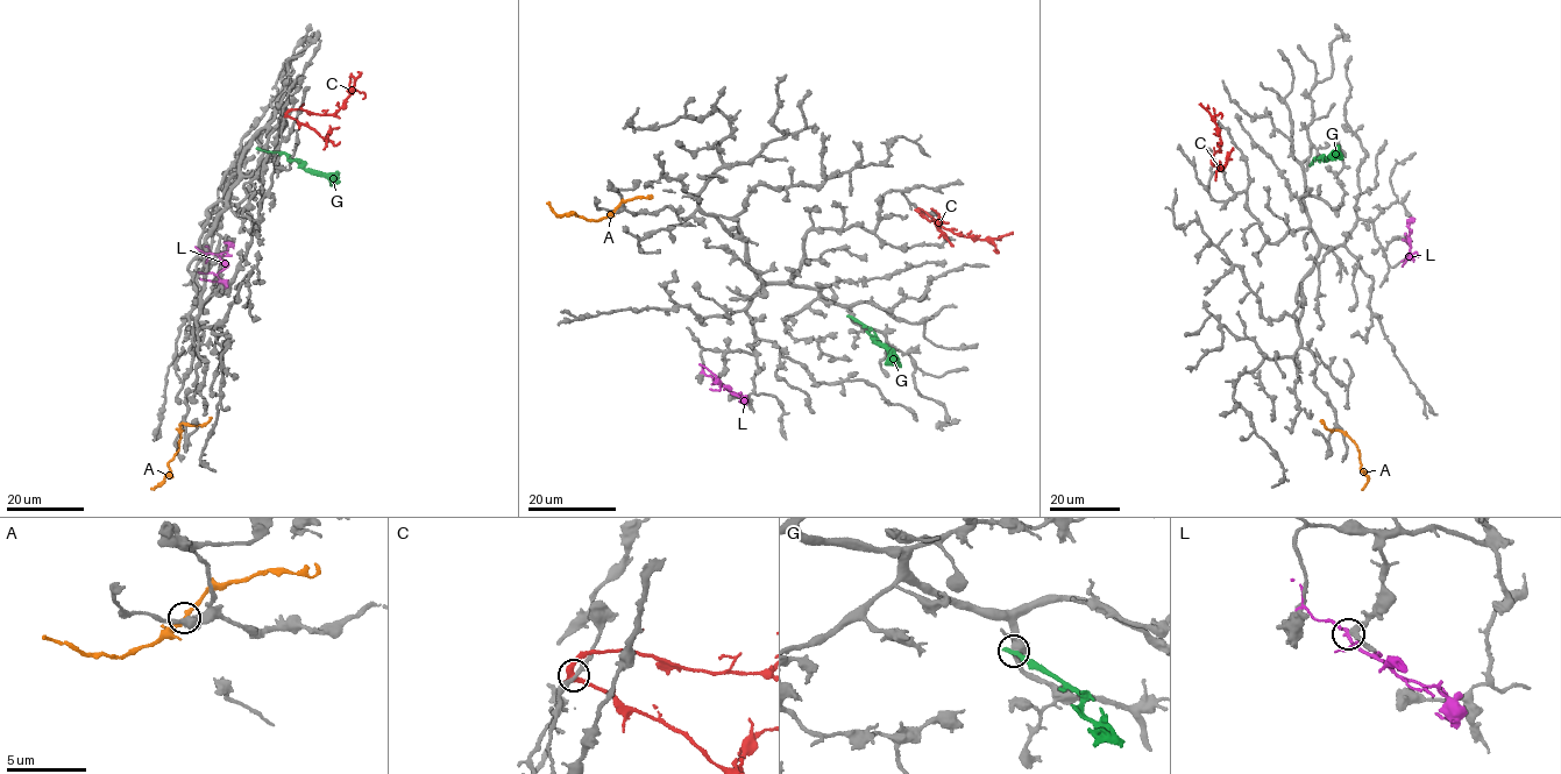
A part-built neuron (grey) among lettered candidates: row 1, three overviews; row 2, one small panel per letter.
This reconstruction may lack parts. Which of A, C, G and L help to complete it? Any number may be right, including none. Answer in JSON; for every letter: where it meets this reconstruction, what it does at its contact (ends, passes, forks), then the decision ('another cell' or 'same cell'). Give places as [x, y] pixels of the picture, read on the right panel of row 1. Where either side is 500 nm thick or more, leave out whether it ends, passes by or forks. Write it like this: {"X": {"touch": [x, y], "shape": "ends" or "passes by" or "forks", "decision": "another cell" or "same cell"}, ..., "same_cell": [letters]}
{"A": {"touch": [1340, 431], "decision": "another cell"}, "C": {"touch": [1212, 164], "shape": "passes by", "decision": "another cell"}, "G": {"touch": [1310, 165], "shape": "ends", "decision": "another cell"}, "L": {"touch": [1404, 240], "shape": "passes by", "decision": "another cell"}, "same_cell": []}

